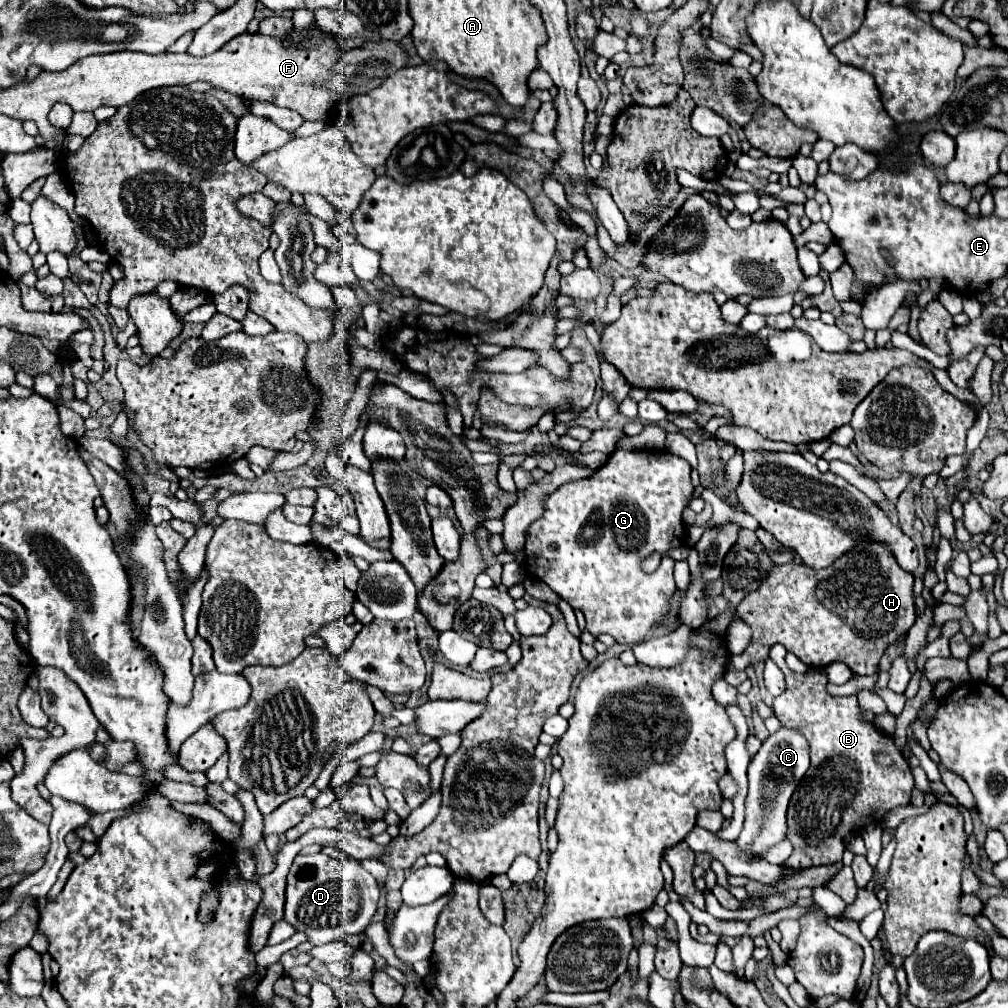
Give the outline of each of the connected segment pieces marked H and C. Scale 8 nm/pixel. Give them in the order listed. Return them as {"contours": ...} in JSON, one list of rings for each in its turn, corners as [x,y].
{"contours":[[[[857,545],[853,553],[839,557],[833,567],[821,569],[821,573],[813,573],[813,569],[805,565],[773,565],[769,581],[765,581],[761,589],[745,595],[737,607],[737,615],[751,627],[753,637],[741,657],[729,657],[727,671],[741,671],[741,665],[745,669],[747,665],[765,661],[769,657],[769,649],[775,643],[785,643],[787,651],[794,653],[809,667],[827,667],[833,661],[841,661],[859,675],[875,675],[885,649],[893,645],[903,633],[907,633],[915,623],[917,615],[913,605],[913,575],[903,571],[897,561],[893,561],[893,553],[889,553],[889,549],[881,549],[881,545]]],[[[781,725],[777,733],[761,745],[759,753],[749,763],[749,793],[745,799],[745,825],[737,845],[747,853],[759,855],[777,841],[785,839],[785,811],[793,789],[809,769],[809,741],[799,729]]]]}

